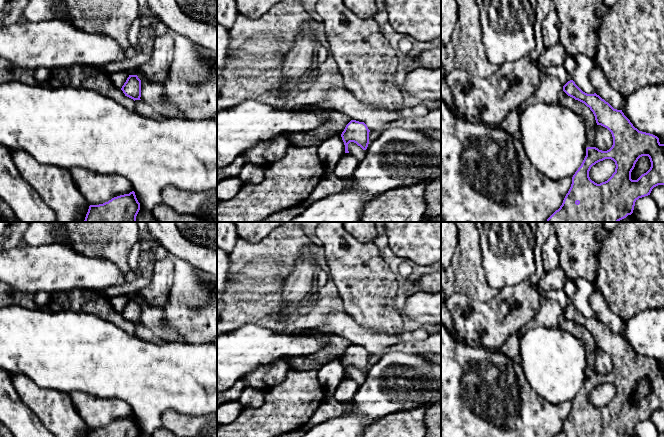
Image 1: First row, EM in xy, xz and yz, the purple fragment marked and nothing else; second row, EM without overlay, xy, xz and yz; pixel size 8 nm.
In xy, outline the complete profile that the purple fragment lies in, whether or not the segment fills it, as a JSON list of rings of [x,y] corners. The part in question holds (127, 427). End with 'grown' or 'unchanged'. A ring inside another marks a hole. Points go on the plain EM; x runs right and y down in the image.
[[[135,416],[120,419],[99,429],[90,429],[87,437],[138,437],[140,427]]]; unchanged

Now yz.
[[[573,304],[563,310],[563,315],[590,332],[597,349],[601,349],[611,356],[613,369],[607,375],[599,374],[596,371],[586,372],[586,380],[572,401],[571,411],[562,429],[554,437],[633,437],[635,426],[639,422],[650,419],[654,411],[664,409],[664,368],[659,366],[657,360],[635,352],[622,334],[614,333],[596,317],[583,316]],[[642,380],[649,381],[651,391],[637,404],[632,404],[631,396]],[[605,383],[615,386],[615,396],[607,405],[597,408],[590,403],[589,395],[593,389]]]; unchanged

